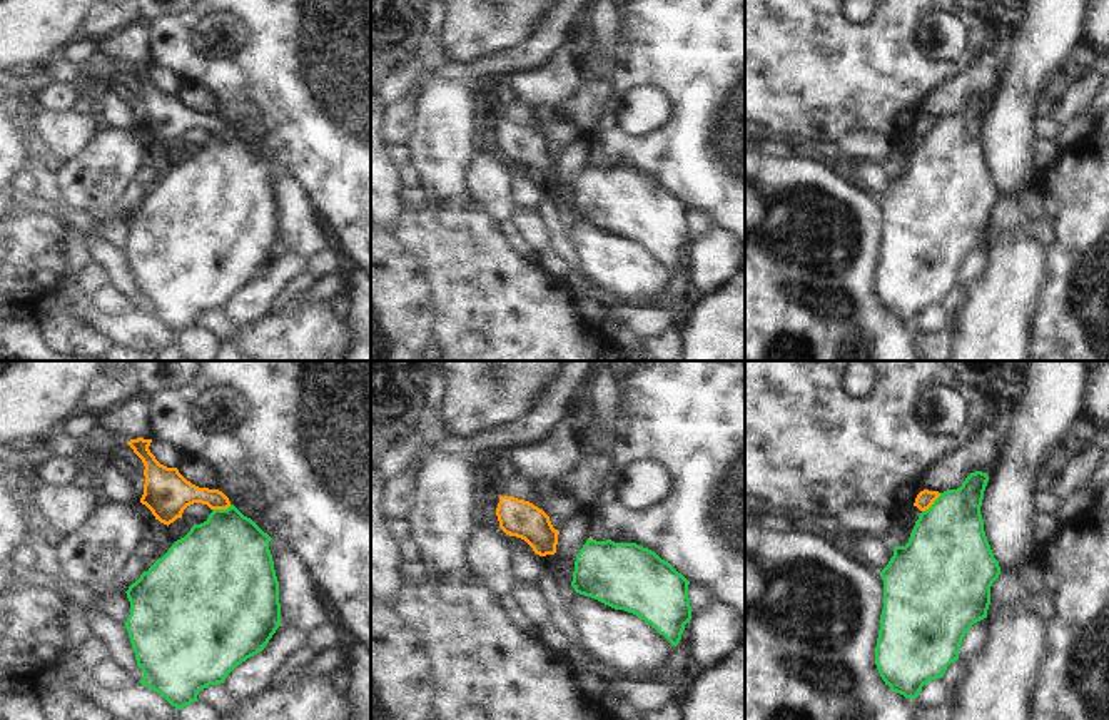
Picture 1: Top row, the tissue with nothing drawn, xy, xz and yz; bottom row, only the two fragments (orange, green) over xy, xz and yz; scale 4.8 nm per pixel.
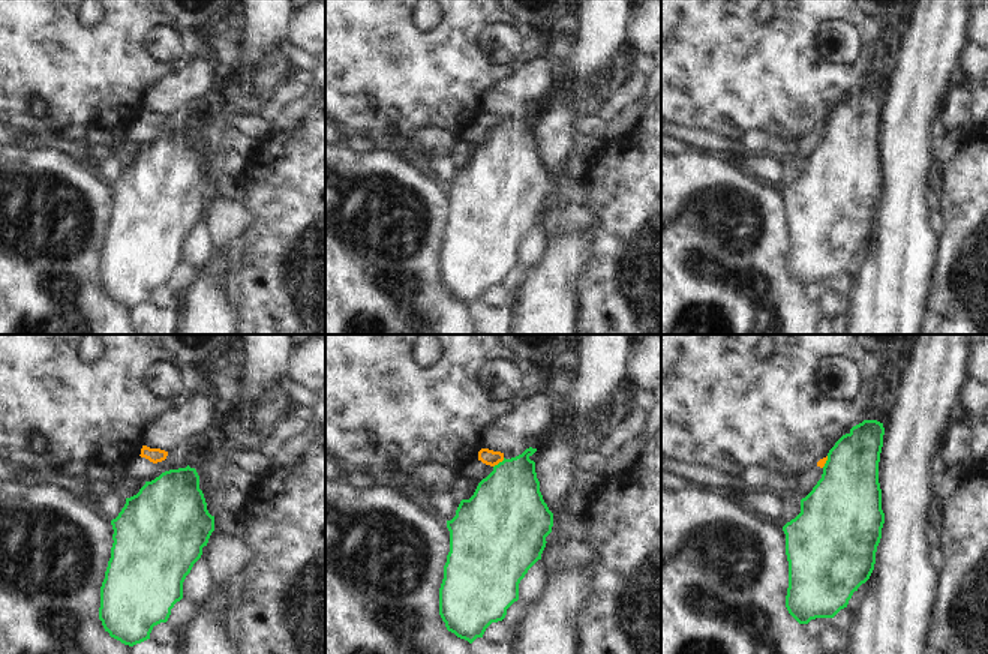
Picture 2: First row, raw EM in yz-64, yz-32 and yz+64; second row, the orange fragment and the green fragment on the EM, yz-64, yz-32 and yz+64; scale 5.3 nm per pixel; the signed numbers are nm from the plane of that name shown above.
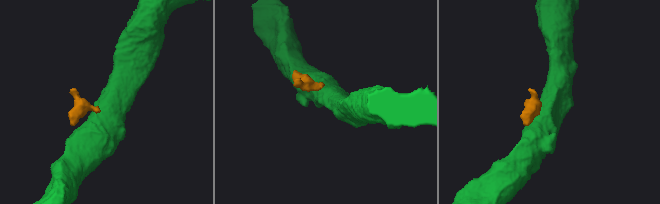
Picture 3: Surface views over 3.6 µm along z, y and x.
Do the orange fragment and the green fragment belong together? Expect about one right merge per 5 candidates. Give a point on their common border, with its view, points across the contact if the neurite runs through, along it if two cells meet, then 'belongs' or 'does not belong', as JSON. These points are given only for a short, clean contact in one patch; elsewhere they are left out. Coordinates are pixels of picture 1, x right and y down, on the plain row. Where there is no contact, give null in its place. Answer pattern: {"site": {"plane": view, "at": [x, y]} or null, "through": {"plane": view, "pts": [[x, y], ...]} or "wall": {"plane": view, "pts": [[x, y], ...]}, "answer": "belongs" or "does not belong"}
{"site": {"plane": "yz", "at": [932, 129]}, "wall": {"plane": "yz", "pts": [[941, 119], [922, 137]]}, "answer": "does not belong"}

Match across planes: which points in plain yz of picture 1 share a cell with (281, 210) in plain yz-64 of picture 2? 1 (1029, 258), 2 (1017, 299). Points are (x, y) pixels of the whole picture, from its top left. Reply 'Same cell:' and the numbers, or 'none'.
Same cell: none

